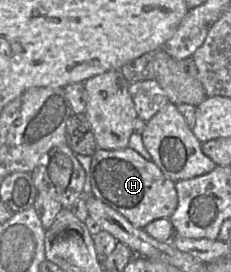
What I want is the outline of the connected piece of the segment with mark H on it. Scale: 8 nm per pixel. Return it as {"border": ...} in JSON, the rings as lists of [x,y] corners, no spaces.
{"border":[[[131,148],[97,149],[86,173],[86,193],[124,216],[134,227],[145,228],[161,218],[170,218],[178,204],[175,182],[167,178],[157,165],[144,159]]]}

